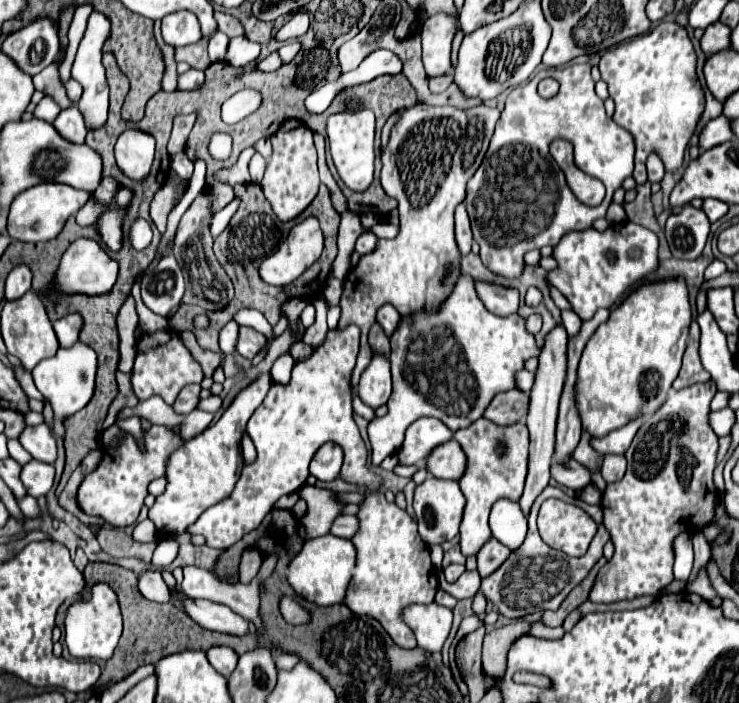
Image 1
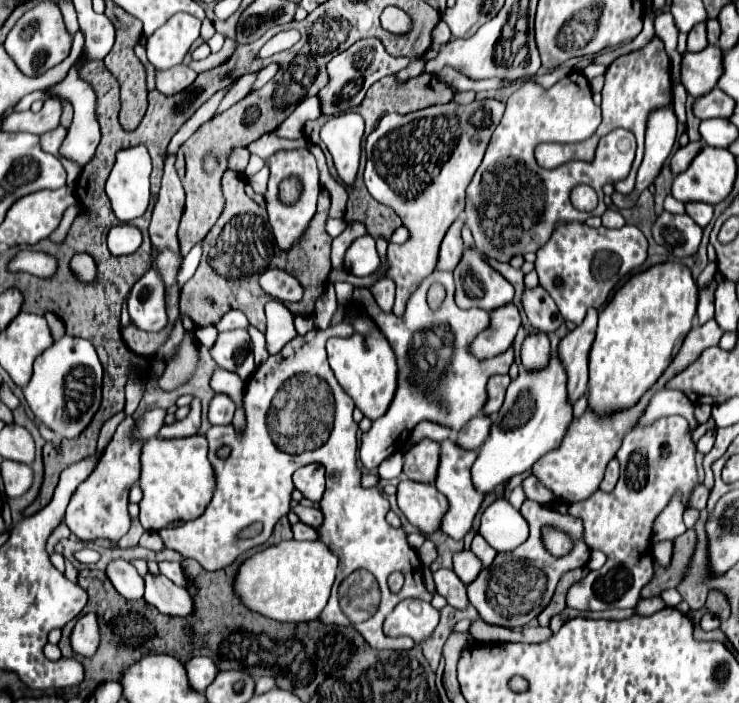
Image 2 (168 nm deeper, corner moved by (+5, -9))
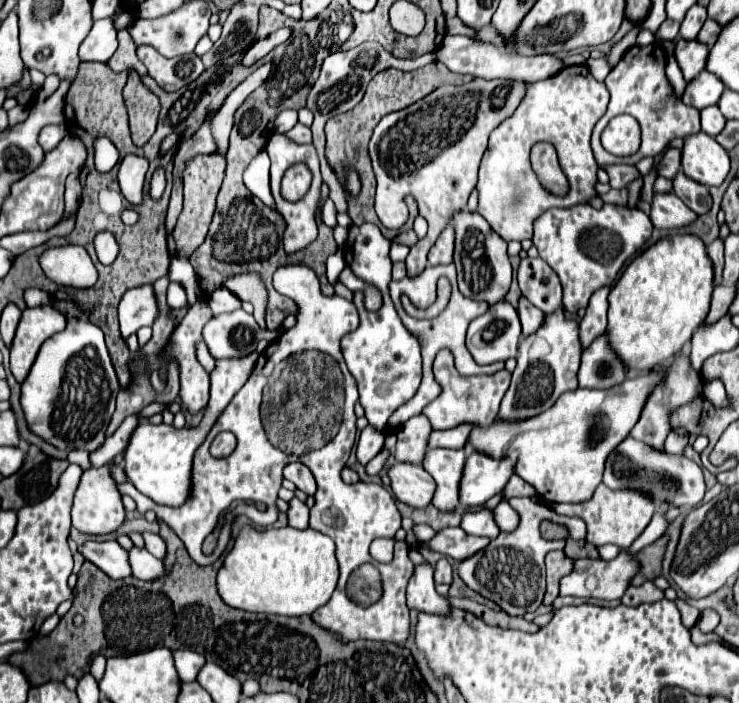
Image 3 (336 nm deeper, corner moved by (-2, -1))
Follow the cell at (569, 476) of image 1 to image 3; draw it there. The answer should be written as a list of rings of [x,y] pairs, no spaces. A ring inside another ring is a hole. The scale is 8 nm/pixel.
[[[512,475],[508,485],[504,487],[504,499],[510,497],[536,497],[536,489],[532,489],[530,483],[526,483],[520,475]]]

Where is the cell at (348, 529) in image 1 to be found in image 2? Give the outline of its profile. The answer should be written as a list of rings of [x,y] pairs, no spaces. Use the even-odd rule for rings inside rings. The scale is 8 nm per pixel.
[[[301,521],[291,525],[291,529],[293,529],[293,539],[297,539],[297,541],[317,541],[317,531]]]

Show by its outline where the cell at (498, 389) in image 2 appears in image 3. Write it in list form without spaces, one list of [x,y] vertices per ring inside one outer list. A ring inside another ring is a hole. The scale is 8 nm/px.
[[[440,351],[434,361],[434,375],[438,383],[442,385],[442,393],[438,399],[434,399],[430,405],[424,407],[424,415],[428,417],[432,429],[452,429],[460,423],[478,423],[480,427],[486,427],[492,423],[498,415],[500,401],[510,385],[510,373],[506,369],[494,373],[494,375],[478,375],[478,377],[462,377],[454,369],[452,353]]]

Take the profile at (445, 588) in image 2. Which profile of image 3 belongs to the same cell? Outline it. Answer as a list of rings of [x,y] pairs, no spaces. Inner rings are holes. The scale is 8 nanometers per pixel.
[[[440,559],[436,563],[436,571],[434,571],[434,579],[436,583],[446,583],[446,585],[452,585],[452,567],[446,559]]]

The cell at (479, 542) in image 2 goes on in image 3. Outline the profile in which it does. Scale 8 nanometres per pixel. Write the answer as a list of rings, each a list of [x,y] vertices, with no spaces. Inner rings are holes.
[[[472,511],[466,513],[462,517],[462,525],[460,525],[466,533],[476,535],[476,537],[488,537],[488,539],[496,539],[496,535],[500,533],[496,529],[496,523],[492,521],[492,513],[488,511]]]

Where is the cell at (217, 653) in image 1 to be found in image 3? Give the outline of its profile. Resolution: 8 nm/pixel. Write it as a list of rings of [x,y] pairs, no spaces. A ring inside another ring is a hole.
[[[174,651],[174,661],[180,673],[180,681],[190,683],[190,681],[196,681],[200,669],[206,663],[206,657],[196,651]]]

